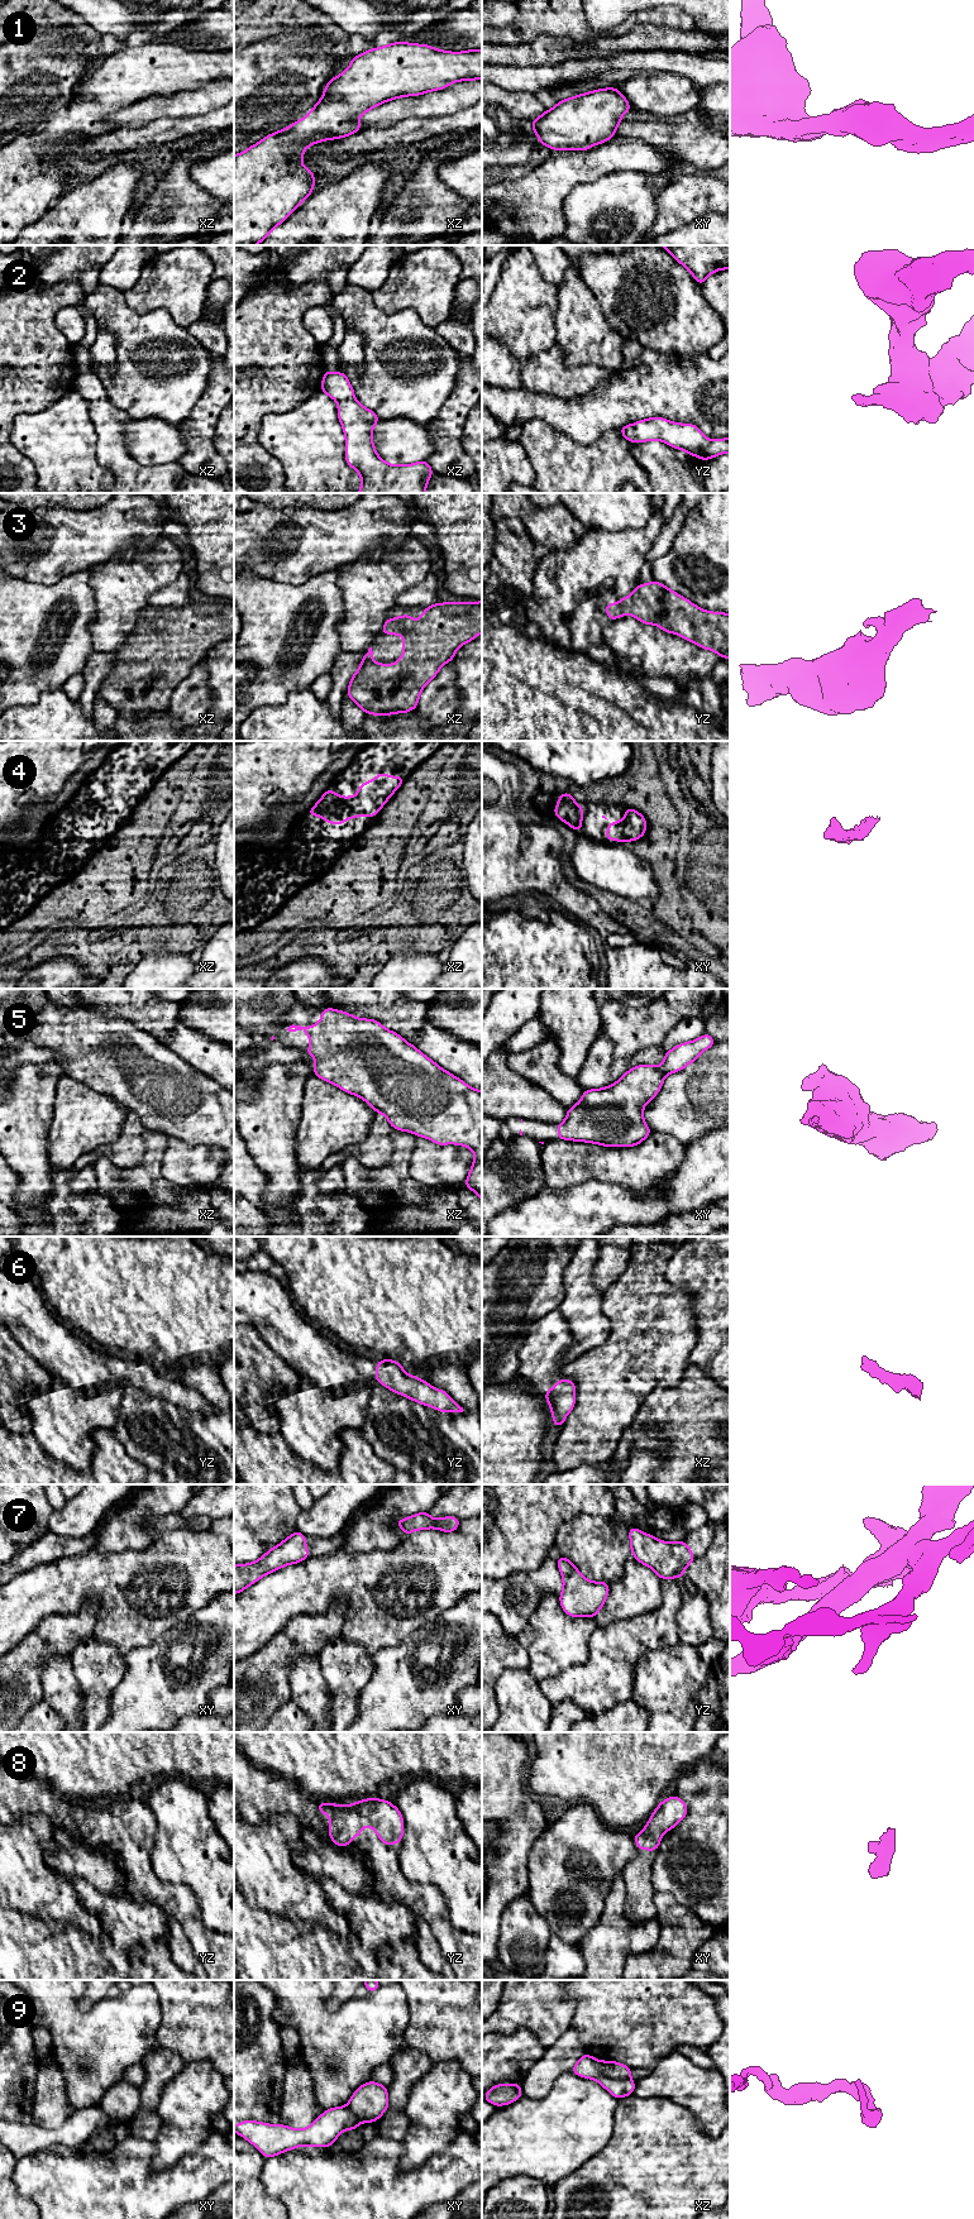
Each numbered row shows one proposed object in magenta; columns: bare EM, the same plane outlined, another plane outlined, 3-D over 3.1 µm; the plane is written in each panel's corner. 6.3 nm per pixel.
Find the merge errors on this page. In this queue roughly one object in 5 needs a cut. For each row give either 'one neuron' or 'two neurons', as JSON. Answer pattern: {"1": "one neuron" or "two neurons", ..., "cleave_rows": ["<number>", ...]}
{"1": "one neuron", "2": "one neuron", "3": "one neuron", "4": "one neuron", "5": "one neuron", "6": "one neuron", "7": "one neuron", "8": "one neuron", "9": "two neurons", "cleave_rows": ["9"]}

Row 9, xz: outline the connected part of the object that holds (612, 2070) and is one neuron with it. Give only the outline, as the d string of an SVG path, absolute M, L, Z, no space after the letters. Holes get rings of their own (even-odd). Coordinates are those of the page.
M602 2061L601 2071L606 2077L612 2080L629 2080L631 2075L630 2066L615 2061Z

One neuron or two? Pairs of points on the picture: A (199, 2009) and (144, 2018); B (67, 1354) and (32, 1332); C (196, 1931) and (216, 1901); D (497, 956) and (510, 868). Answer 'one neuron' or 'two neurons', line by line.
A: two neurons
B: one neuron
C: two neurons
D: two neurons

